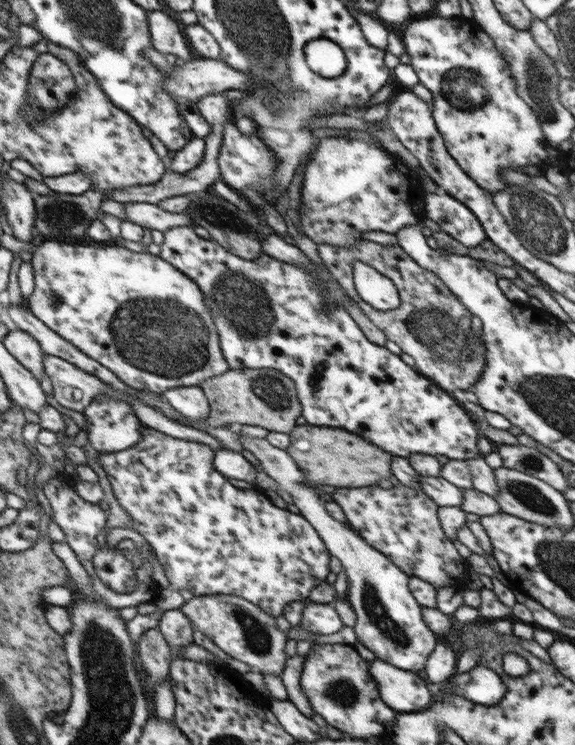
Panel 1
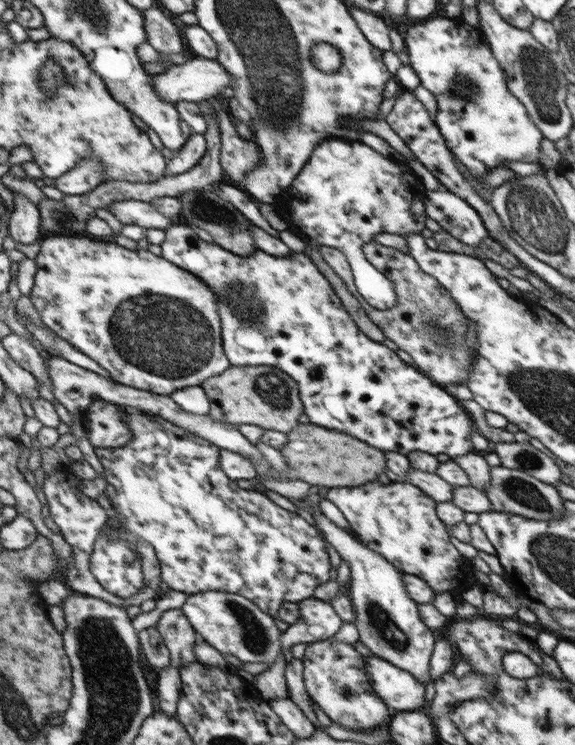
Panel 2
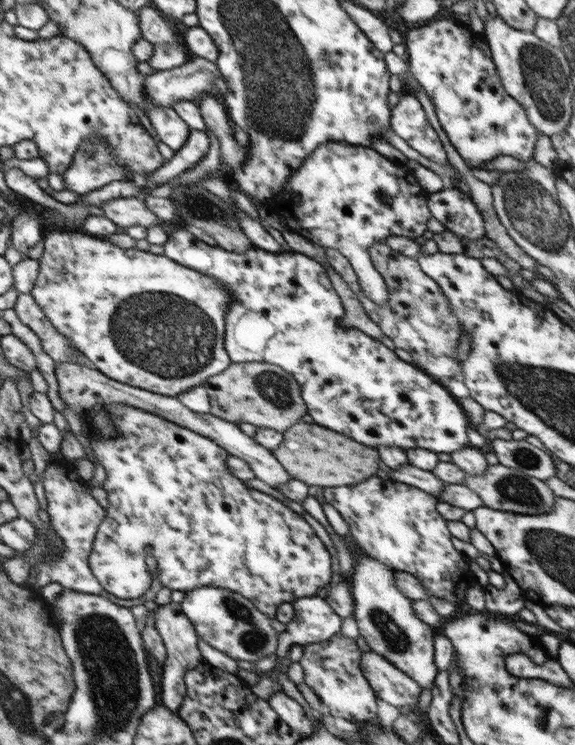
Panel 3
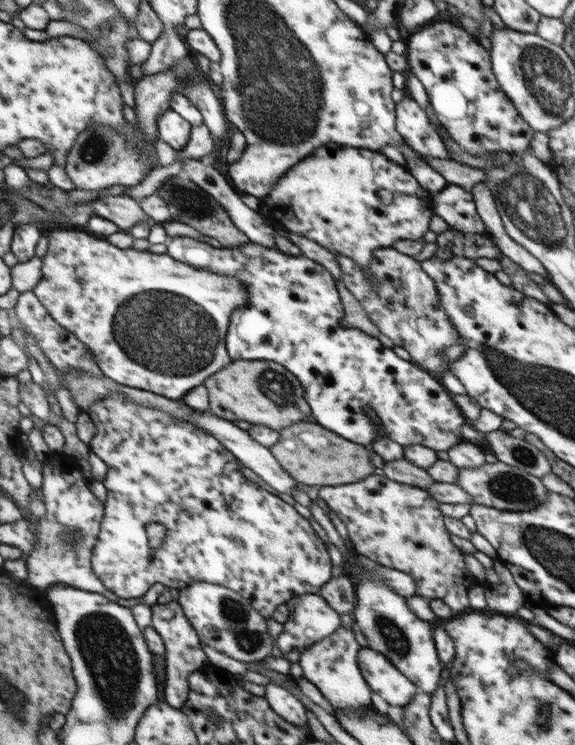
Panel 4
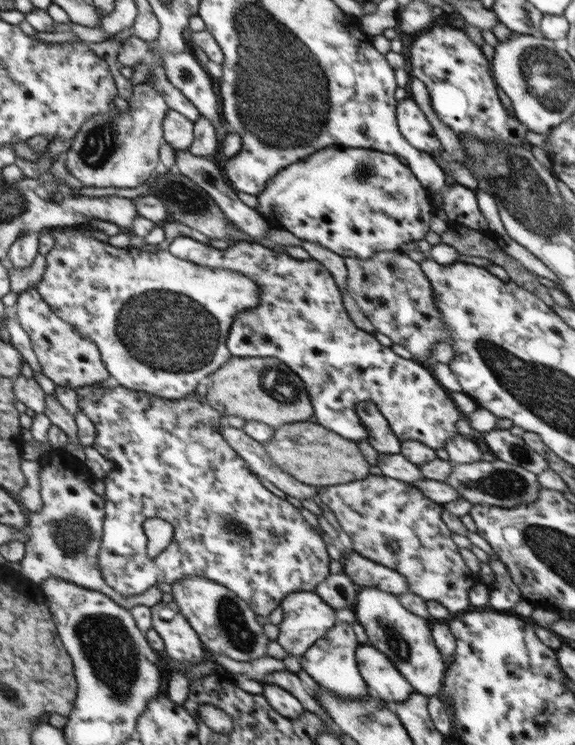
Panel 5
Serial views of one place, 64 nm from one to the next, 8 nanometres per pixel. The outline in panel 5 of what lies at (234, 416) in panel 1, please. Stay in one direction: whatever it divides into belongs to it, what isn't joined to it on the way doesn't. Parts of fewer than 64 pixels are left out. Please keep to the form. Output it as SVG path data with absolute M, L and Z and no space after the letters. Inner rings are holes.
M231 356L204 383L207 386L207 402L222 417L236 416L247 422L255 421L278 428L290 422L308 421L313 416L313 406L300 376L292 373L288 365L278 358Z

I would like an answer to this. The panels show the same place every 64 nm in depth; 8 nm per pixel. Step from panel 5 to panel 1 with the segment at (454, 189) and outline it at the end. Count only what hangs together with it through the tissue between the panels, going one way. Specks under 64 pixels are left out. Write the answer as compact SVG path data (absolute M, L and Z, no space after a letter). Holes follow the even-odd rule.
M443 191L426 194L424 210L424 218L429 218L436 222L442 231L468 248L476 248L487 239L484 228L476 218L476 214L470 208L466 208L464 204L458 202L456 198L452 198L452 195L448 195Z

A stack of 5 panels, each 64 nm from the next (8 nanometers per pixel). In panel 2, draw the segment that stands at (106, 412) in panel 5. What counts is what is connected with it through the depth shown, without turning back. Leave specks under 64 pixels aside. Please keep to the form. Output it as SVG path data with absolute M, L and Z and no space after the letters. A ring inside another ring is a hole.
M129 409L127 422L129 422L131 432L133 432L132 440L130 440L127 446L116 449L95 448L95 454L104 468L103 473L105 474L105 480L107 482L105 494L109 498L112 506L109 513L117 516L117 520L119 520L118 525L111 525L110 527L111 529L121 529L123 532L121 537L114 540L110 540L107 536L100 537L100 546L96 546L96 558L92 558L92 566L96 566L95 577L100 578L100 582L104 582L104 586L108 586L108 590L112 590L112 594L126 598L138 594L140 590L146 587L142 573L142 562L140 562L140 556L139 559L136 556L138 553L137 546L139 538L143 538L154 547L155 554L160 563L161 580L166 582L170 588L184 591L186 595L196 592L208 592L208 590L239 594L256 603L256 606L258 606L260 610L263 610L272 618L278 617L278 609L284 602L302 602L302 600L312 597L316 586L318 588L321 584L330 580L330 570L332 570L332 566L330 565L328 551L326 551L326 542L318 530L306 522L304 518L301 518L296 512L290 512L274 503L264 492L240 488L234 480L230 480L230 478L222 472L218 463L220 449L214 444L211 444L209 440L194 434L176 436L172 432L163 430L149 417L146 417L145 414L133 409ZM128 542L135 545L135 552L128 547Z

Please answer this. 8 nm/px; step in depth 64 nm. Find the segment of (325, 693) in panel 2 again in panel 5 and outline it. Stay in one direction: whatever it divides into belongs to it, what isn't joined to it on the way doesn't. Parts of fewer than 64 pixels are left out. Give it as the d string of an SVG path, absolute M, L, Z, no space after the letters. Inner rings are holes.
M337 622L322 638L312 644L312 646L299 657L301 668L308 673L322 688L332 692L338 698L348 698L348 700L364 700L368 698L370 688L359 672L359 667L355 657L358 649L358 640L352 630L352 624Z

